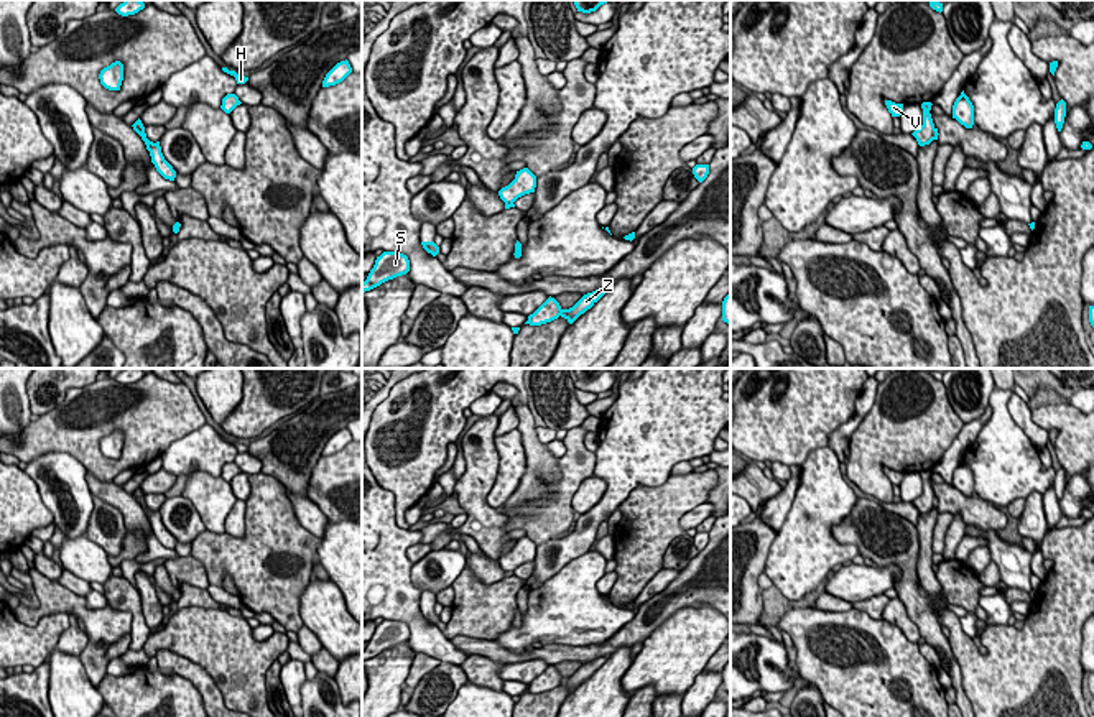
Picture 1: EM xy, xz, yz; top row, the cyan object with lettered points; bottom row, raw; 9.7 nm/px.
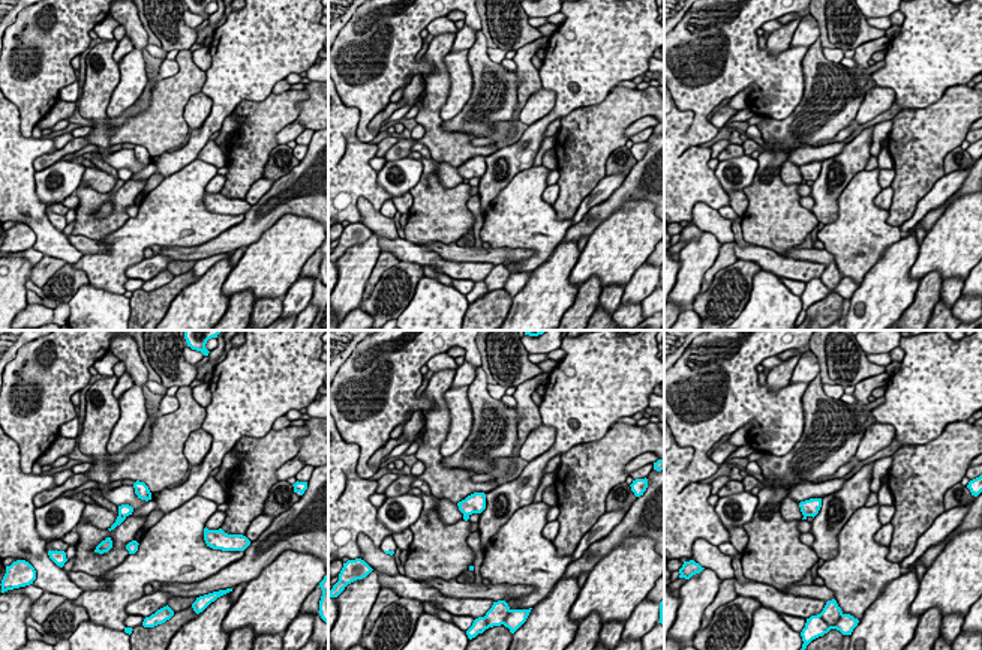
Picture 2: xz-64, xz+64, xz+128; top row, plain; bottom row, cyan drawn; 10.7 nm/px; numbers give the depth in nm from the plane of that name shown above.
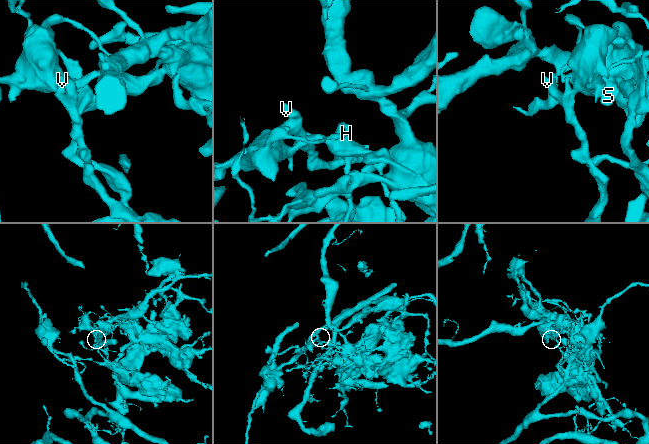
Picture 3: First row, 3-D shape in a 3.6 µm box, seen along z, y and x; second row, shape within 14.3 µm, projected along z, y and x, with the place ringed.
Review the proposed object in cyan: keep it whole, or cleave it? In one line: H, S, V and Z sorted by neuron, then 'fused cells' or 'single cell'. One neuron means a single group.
H S Z / V | fused cells

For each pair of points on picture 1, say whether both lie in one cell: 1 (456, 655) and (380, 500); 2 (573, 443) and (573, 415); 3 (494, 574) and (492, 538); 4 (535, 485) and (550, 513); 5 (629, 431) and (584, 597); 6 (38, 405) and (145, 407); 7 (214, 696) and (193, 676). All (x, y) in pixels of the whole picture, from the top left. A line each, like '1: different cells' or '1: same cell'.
1: same cell
2: different cells
3: different cells
4: different cells
5: different cells
6: different cells
7: same cell

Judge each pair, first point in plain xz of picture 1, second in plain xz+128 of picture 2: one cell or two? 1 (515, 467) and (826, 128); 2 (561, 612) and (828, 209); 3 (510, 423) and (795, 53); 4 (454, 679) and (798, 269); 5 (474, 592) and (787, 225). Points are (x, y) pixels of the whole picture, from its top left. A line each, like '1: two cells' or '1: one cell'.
1: two cells
2: two cells
3: two cells
4: two cells
5: one cell

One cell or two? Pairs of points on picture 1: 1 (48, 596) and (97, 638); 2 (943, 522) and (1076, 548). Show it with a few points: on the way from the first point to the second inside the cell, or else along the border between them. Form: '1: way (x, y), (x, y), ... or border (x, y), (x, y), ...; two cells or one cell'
1: way (63, 599), (71, 602), (92, 624); one cell
2: border (938, 513), (933, 553); two cells

